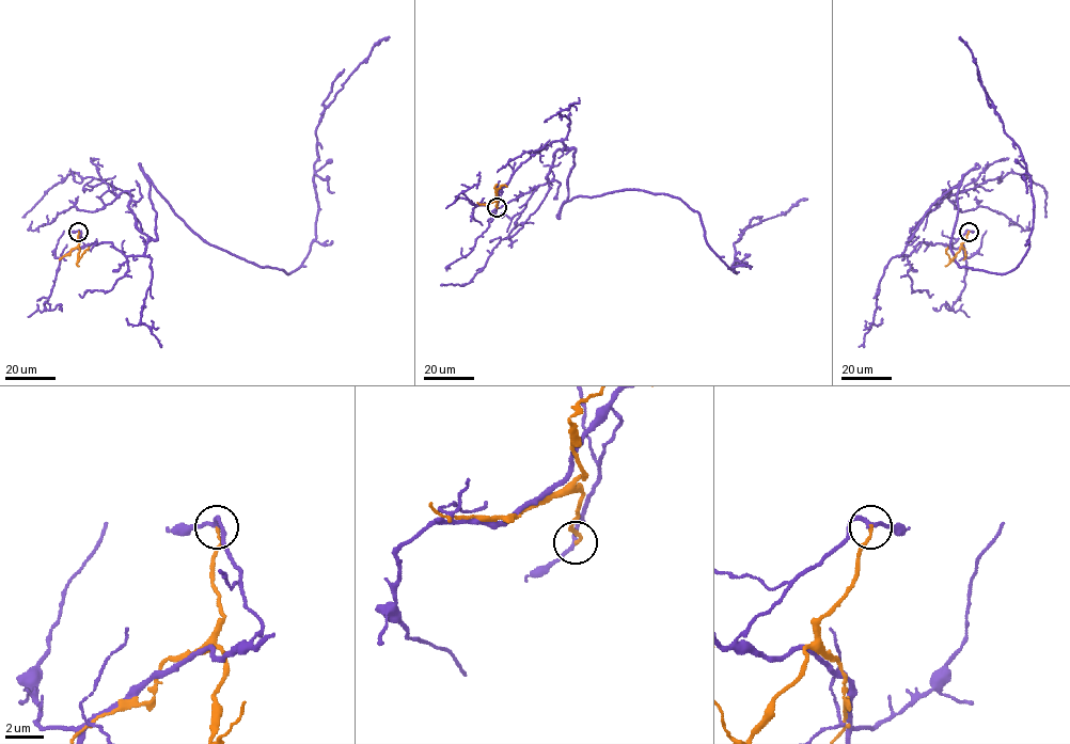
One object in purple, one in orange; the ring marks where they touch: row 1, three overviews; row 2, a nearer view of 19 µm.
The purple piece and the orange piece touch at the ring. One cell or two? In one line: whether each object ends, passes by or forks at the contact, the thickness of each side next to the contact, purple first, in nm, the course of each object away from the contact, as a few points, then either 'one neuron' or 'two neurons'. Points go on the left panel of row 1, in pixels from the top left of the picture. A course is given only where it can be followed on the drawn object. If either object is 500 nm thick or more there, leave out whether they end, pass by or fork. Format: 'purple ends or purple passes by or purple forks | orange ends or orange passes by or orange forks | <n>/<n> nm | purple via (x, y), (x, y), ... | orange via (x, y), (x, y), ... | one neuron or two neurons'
purple passes by | orange ends | 200/180 nm | purple via (78, 232), (143, 255), (148, 178), (209, 244), (295, 270), (316, 238), (316, 126), (389, 36) | orange via (78, 232), (78, 259), (89, 247) | two neurons

